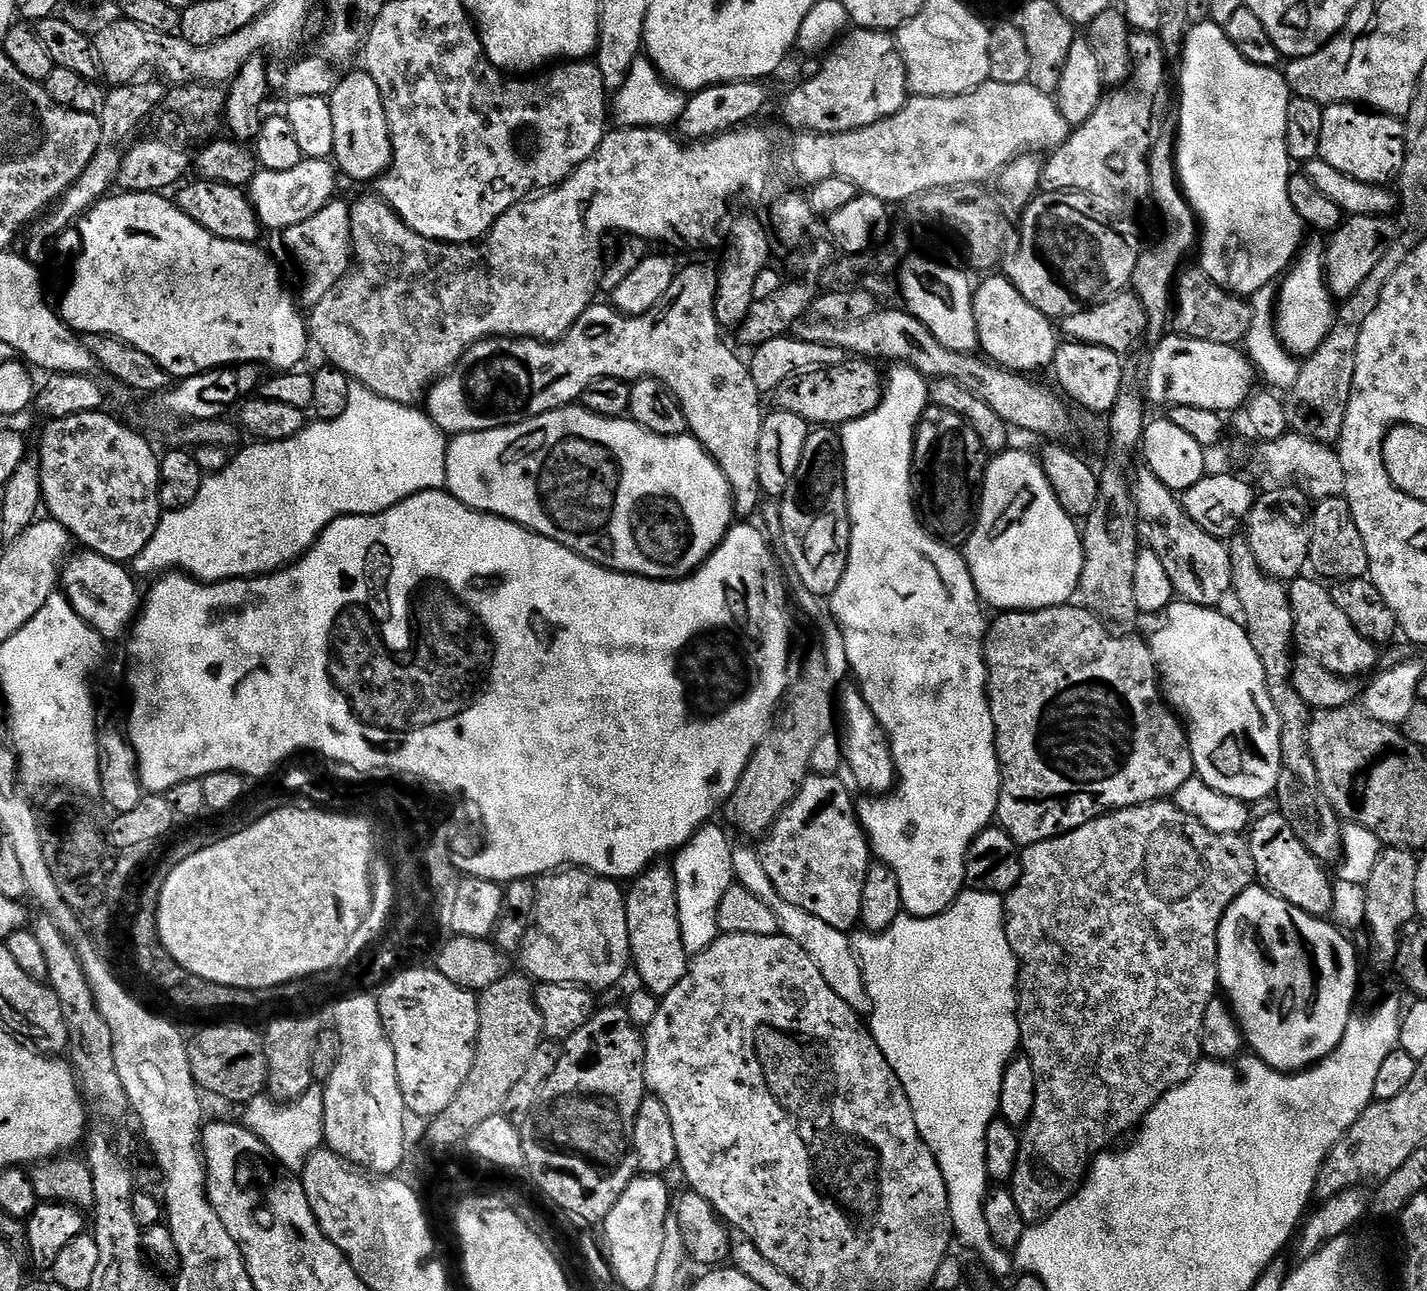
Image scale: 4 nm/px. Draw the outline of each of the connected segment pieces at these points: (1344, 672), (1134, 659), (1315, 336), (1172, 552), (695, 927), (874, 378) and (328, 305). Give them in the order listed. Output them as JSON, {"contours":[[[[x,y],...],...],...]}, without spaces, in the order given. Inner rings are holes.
{"contours":[[[[1308,574],[1297,576],[1287,585],[1288,597],[1294,614],[1295,647],[1298,649],[1299,655],[1314,658],[1314,662],[1318,662],[1318,666],[1322,666],[1334,674],[1349,678],[1361,678],[1360,676],[1364,675],[1367,677],[1377,667],[1375,664],[1378,664],[1377,645],[1362,638],[1362,634],[1358,634],[1358,630],[1354,630],[1350,618],[1346,618],[1346,614],[1342,614],[1342,610],[1338,610],[1331,591],[1327,587],[1324,589],[1323,586],[1325,587],[1319,579]]],[[[1072,602],[1060,604],[1057,608],[1038,608],[1035,612],[1004,612],[997,616],[1000,617],[993,624],[991,621],[987,625],[984,638],[984,661],[988,667],[988,701],[990,714],[994,718],[996,753],[1000,759],[1000,801],[996,807],[996,820],[1017,846],[1046,842],[1095,820],[1097,816],[1171,797],[1185,782],[1193,779],[1188,733],[1177,713],[1169,707],[1162,695],[1156,659],[1147,639],[1115,636],[1108,632],[1112,630],[1100,617],[1090,610],[1076,607]]],[[[1309,239],[1301,247],[1290,271],[1278,288],[1276,333],[1284,347],[1297,358],[1305,358],[1318,350],[1331,328],[1334,315],[1334,297],[1328,291],[1324,267],[1325,245]]],[[[1147,466],[1141,467],[1141,472],[1134,476],[1132,501],[1136,504],[1138,535],[1150,550],[1154,550],[1154,554],[1158,554],[1158,558],[1162,558],[1162,567],[1165,568],[1166,574],[1170,574],[1170,582],[1174,586],[1176,596],[1181,601],[1199,604],[1202,608],[1220,606],[1232,592],[1232,554],[1229,545],[1206,534],[1202,526],[1192,521],[1192,517],[1185,514],[1183,503],[1178,499],[1177,493],[1170,491]]],[[[709,822],[692,835],[690,842],[686,842],[671,861],[672,873],[676,875],[678,886],[678,922],[682,926],[682,946],[686,946],[689,957],[697,956],[722,935],[718,922],[718,910],[722,906],[722,898],[726,890],[734,883],[733,847],[733,841],[728,841],[727,834],[716,825],[716,822]]],[[[848,358],[832,368],[799,372],[786,378],[774,393],[775,407],[782,412],[798,414],[812,426],[843,426],[870,414],[884,398],[885,381],[882,372],[868,358]]],[[[619,126],[613,127],[611,130],[605,131],[604,140],[600,143],[600,148],[594,153],[591,158],[586,162],[582,162],[582,166],[578,166],[571,174],[568,175],[568,179],[563,184],[551,189],[541,191],[539,194],[533,195],[531,198],[521,200],[519,204],[515,204],[510,210],[506,210],[506,214],[502,214],[502,218],[498,218],[494,229],[494,237],[496,241],[493,242],[492,248],[480,248],[479,243],[474,244],[447,244],[446,242],[438,242],[437,240],[431,240],[430,238],[424,238],[422,234],[418,234],[411,228],[407,222],[392,208],[392,205],[387,200],[381,198],[379,195],[373,194],[373,196],[364,196],[355,205],[351,205],[350,211],[352,214],[352,235],[354,237],[354,260],[352,267],[348,269],[348,273],[334,286],[334,290],[330,290],[330,294],[326,294],[326,298],[322,298],[322,302],[318,302],[318,306],[311,309],[310,312],[310,336],[318,347],[324,351],[324,356],[329,365],[334,368],[340,368],[349,376],[355,383],[364,384],[374,394],[378,394],[382,398],[386,398],[390,402],[398,402],[399,404],[411,404],[413,406],[419,405],[421,401],[425,399],[426,393],[433,384],[442,376],[447,376],[453,368],[459,365],[460,360],[466,354],[466,350],[470,346],[474,346],[480,340],[490,340],[493,336],[514,336],[517,338],[527,338],[530,340],[543,340],[545,342],[555,342],[557,340],[564,339],[564,336],[572,329],[574,322],[578,322],[578,318],[582,318],[582,314],[589,308],[598,296],[598,289],[600,287],[600,277],[606,267],[606,252],[604,256],[604,235],[607,232],[633,232],[636,237],[641,241],[644,240],[665,240],[668,244],[681,244],[684,248],[712,248],[716,243],[719,245],[722,240],[722,229],[725,227],[726,221],[729,219],[728,216],[728,203],[731,200],[738,198],[742,200],[760,200],[768,191],[772,188],[772,179],[776,176],[776,148],[772,145],[772,136],[768,132],[763,132],[760,128],[752,128],[756,126],[741,126],[730,132],[722,132],[719,136],[709,136],[705,139],[698,140],[695,142],[685,143],[683,139],[677,138],[671,131],[662,128],[622,128]]]]}

